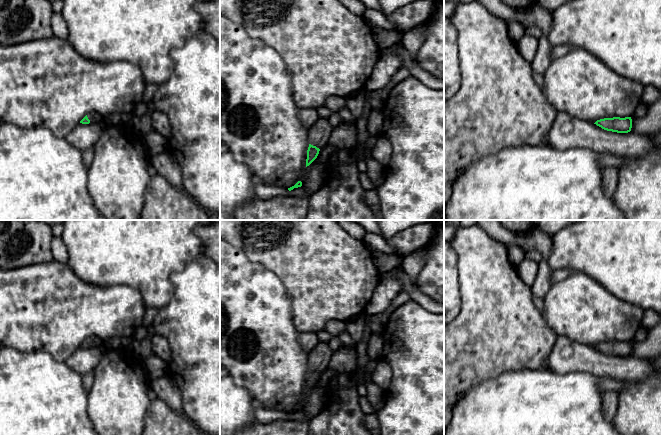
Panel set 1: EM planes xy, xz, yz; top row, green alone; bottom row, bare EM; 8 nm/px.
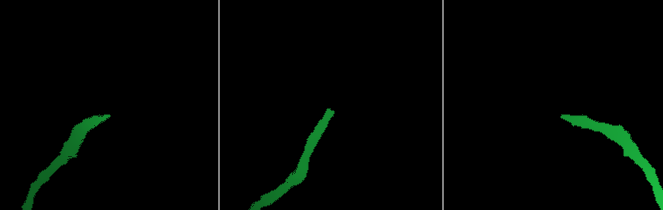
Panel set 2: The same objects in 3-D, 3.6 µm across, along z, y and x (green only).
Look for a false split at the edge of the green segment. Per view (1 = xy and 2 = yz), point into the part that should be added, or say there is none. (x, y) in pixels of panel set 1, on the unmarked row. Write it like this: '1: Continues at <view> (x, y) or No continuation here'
1: Continues at xy (93, 340)
2: No continuation here

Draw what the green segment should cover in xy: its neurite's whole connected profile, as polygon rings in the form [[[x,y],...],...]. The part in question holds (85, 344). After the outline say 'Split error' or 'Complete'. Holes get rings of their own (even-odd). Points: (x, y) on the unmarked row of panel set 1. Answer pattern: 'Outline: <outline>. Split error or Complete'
Outline: [[[91,336],[88,339],[86,339],[81,345],[80,347],[82,348],[89,348],[90,346],[103,346],[103,342],[101,341],[101,339],[99,339],[96,336]]]. Split error

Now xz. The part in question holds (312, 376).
Outline: [[[321,342],[309,354],[309,371],[307,374],[306,391],[318,380],[320,373],[328,367],[333,351],[328,342]]]. Split error

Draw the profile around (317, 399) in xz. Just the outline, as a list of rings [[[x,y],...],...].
[[[316,388],[310,395],[307,405],[302,409],[308,416],[303,420],[276,420],[266,424],[255,422],[236,431],[235,435],[308,435],[309,422],[325,406],[327,395]]]

